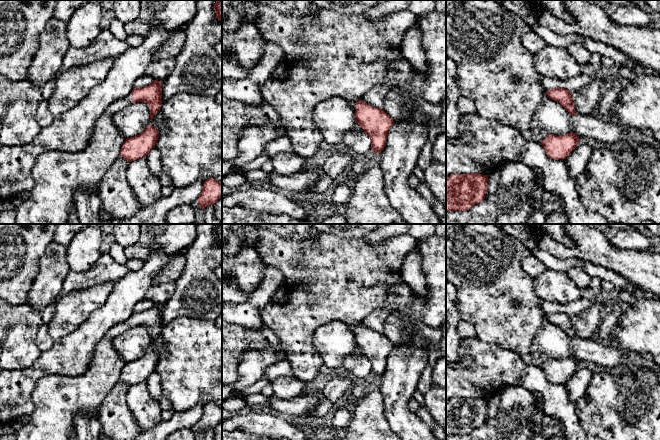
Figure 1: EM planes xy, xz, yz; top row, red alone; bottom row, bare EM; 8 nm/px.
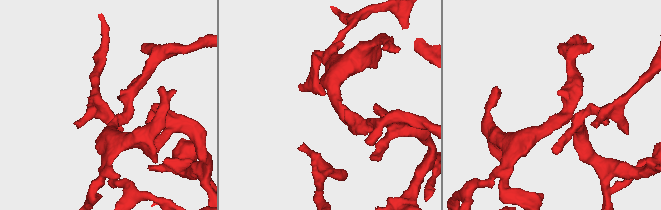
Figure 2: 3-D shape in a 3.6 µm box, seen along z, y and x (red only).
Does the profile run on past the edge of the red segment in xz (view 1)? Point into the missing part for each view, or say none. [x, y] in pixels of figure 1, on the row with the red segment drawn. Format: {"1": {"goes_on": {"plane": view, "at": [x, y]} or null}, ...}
{"1": {"goes_on": {"plane": "xz", "at": [352, 103]}}}

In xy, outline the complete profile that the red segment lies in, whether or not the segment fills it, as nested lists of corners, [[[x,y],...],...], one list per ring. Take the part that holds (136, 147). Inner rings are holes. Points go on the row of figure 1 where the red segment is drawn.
[[[149,124],[141,134],[125,140],[119,155],[129,162],[146,157],[155,147],[158,138],[157,128]]]

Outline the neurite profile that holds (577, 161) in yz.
[[[580,142],[566,157],[566,166],[572,178],[577,179],[583,173],[595,148],[595,145]]]

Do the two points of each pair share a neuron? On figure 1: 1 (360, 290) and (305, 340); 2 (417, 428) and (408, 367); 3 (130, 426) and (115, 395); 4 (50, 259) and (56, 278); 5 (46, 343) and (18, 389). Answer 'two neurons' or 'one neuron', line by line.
1: one neuron
2: one neuron
3: one neuron
4: one neuron
5: two neurons

